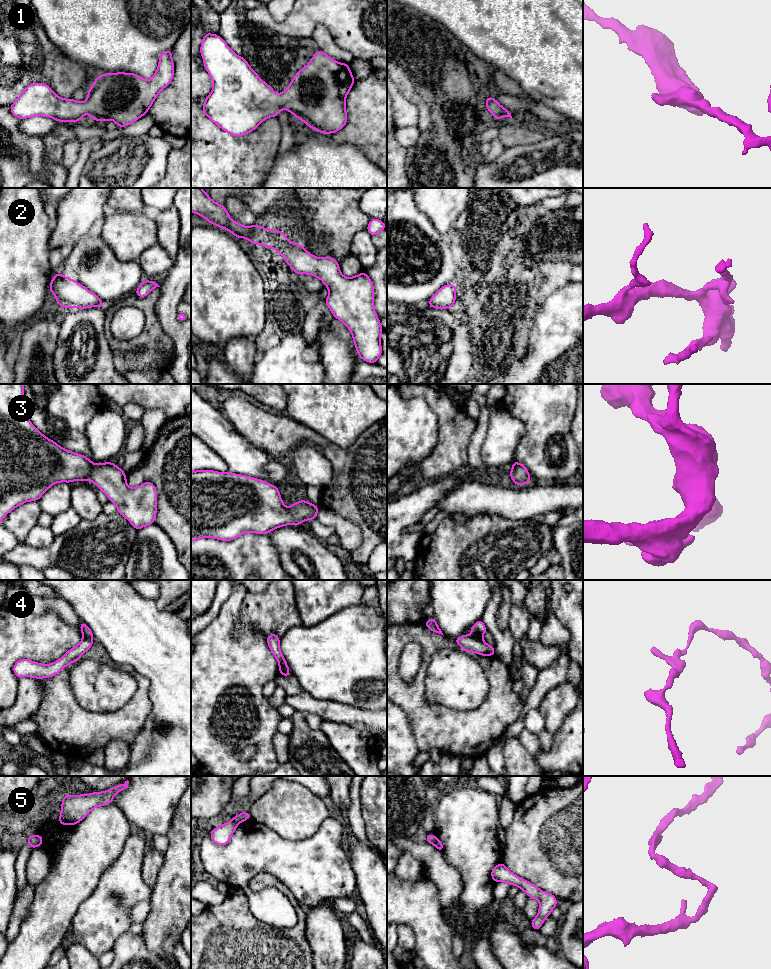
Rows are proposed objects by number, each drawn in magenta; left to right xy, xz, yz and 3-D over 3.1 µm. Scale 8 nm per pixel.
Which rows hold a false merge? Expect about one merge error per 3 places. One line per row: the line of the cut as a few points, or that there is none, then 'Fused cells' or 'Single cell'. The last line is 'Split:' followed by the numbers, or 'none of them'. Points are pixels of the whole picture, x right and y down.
1: No split. Single cell
2: No split. Single cell
3: No split. Single cell
4: Split along yz (470, 635), (480, 637). Fused cells
5: No split. Single cell
Split: 4

